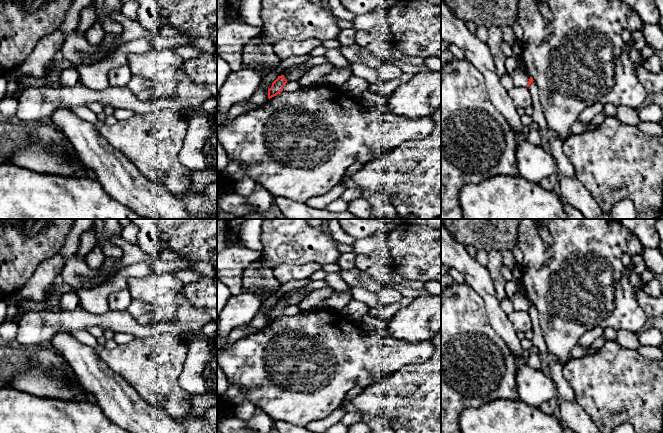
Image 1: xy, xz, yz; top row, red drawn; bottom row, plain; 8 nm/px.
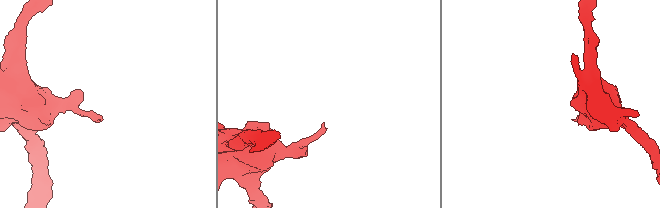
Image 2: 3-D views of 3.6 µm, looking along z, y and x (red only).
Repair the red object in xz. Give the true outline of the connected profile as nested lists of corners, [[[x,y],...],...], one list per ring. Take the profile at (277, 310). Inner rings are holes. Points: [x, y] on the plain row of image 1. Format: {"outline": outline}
{"outline": [[[284,299],[278,300],[278,302],[272,307],[270,313],[268,313],[268,322],[272,322],[283,315],[283,312],[287,304],[284,302]]]}

